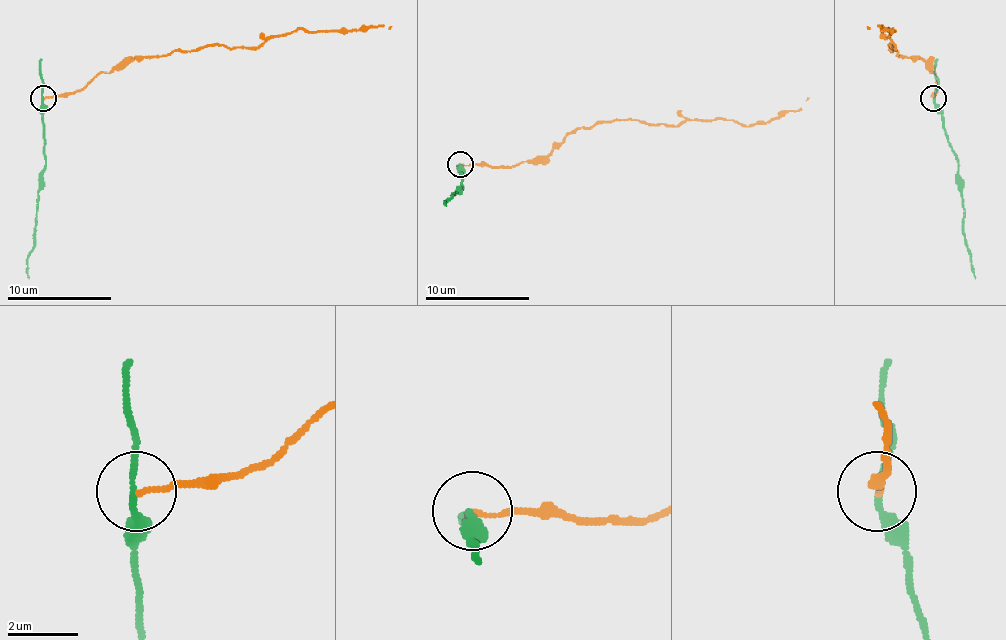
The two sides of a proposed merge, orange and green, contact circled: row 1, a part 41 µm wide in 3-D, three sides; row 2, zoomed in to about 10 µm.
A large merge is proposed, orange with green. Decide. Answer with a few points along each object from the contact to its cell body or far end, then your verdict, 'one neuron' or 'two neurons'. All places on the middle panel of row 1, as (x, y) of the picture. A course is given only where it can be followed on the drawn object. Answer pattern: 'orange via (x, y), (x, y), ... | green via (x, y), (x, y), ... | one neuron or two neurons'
orange via (461, 163), (536, 161), (568, 135), (627, 119), (734, 119), (749, 127), (799, 111), (809, 98) | green via (458, 163), (464, 187), (445, 205) | two neurons

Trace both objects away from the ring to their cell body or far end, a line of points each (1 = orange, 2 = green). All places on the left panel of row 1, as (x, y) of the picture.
1: (43, 97), (80, 92), (95, 76), (119, 71), (134, 58), (210, 45), (257, 48), (298, 29), (392, 27)
2: (41, 97), (46, 157), (36, 209), (36, 245), (28, 255), (28, 279)

